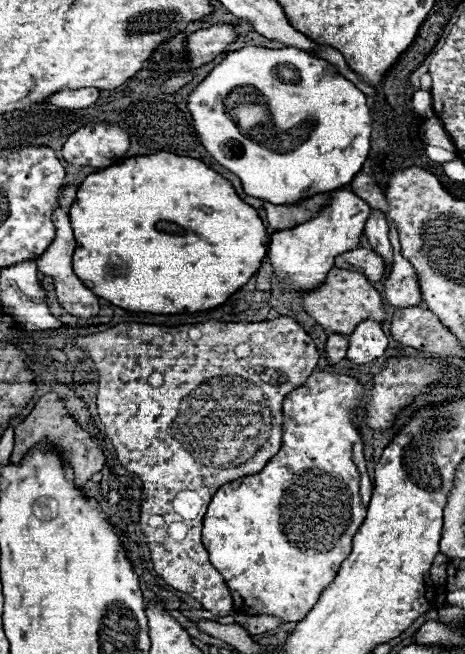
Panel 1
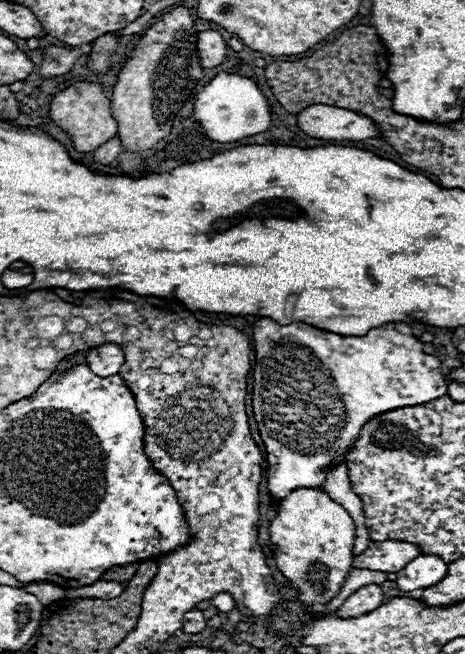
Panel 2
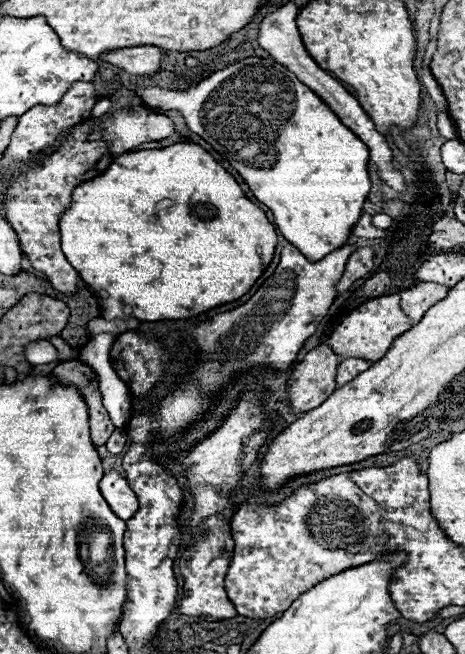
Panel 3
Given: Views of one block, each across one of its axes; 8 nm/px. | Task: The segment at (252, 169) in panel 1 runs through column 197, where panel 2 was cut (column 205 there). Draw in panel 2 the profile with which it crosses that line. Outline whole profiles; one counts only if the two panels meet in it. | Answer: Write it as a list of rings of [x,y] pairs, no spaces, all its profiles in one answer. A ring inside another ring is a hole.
[[[220,72],[214,80],[210,80],[210,84],[204,86],[202,92],[198,92],[194,104],[194,118],[200,120],[208,138],[218,142],[232,142],[268,130],[270,106],[256,82],[238,74]]]

